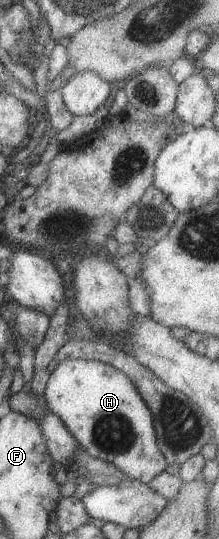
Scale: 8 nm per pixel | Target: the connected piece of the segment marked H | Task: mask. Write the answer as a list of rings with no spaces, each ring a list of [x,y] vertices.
[[[65,359],[49,376],[44,395],[50,412],[59,416],[70,435],[93,458],[109,462],[129,479],[147,484],[167,468],[167,460],[159,449],[149,406],[143,401],[135,384],[116,367],[113,368],[99,360]]]

